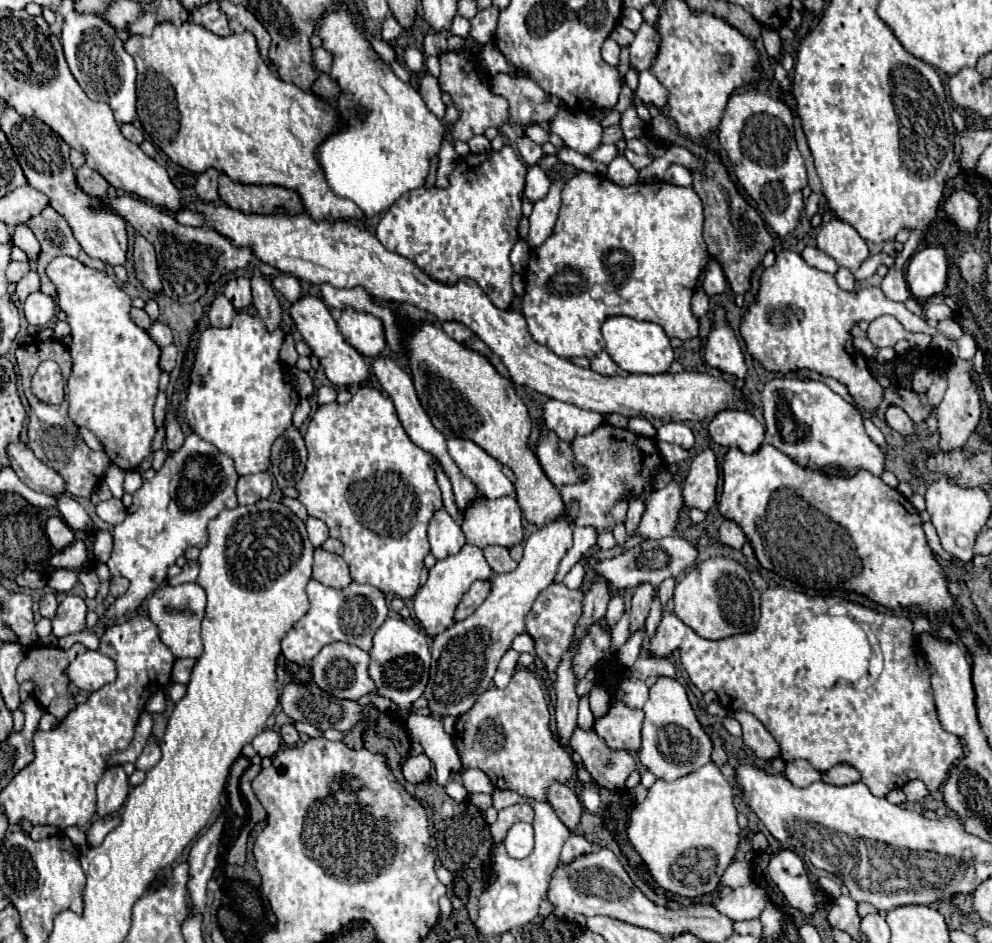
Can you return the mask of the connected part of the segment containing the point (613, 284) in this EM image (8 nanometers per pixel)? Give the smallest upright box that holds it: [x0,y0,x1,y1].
[522,171,708,359]

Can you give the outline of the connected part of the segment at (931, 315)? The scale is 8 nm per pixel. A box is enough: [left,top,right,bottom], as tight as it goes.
[926,304,953,322]

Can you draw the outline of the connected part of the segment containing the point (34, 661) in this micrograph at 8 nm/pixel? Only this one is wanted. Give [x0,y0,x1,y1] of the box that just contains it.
[16,643,86,721]

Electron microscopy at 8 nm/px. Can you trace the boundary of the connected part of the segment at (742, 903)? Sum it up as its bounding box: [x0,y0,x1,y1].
[716,885,768,921]

